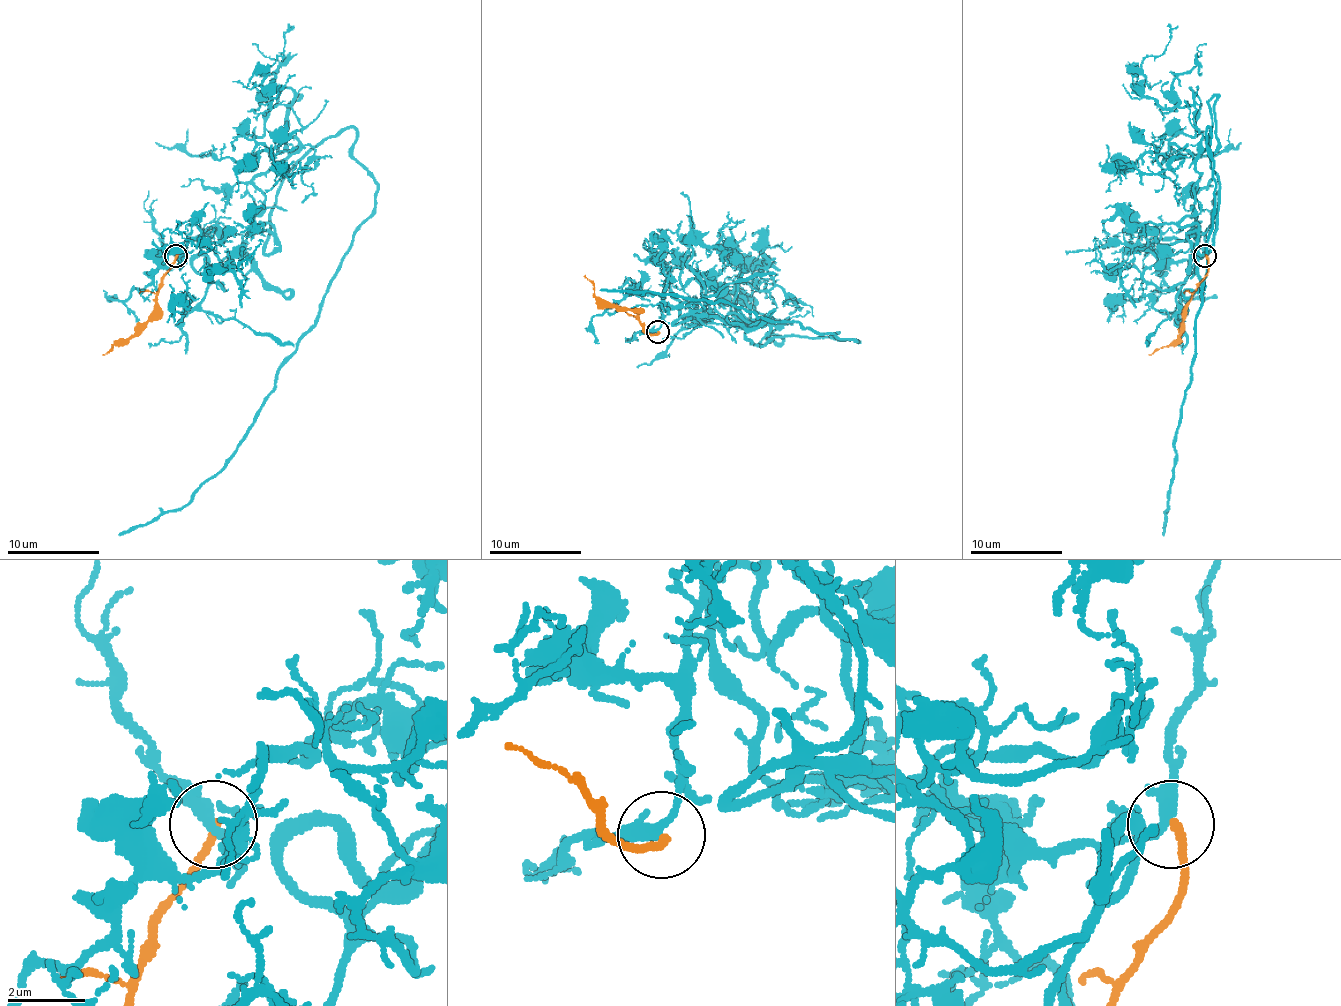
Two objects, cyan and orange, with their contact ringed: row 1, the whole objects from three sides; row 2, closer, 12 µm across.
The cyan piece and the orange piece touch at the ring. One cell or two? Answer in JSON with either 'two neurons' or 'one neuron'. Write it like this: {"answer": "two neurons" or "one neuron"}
{"answer": "two neurons"}

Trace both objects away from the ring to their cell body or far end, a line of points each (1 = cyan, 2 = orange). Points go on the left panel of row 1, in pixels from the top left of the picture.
1: (175, 256), (212, 228), (275, 249), (281, 180), (355, 131), (376, 210), (318, 318), (235, 454), (118, 535)
2: (175, 256), (157, 293), (152, 314), (104, 355)

